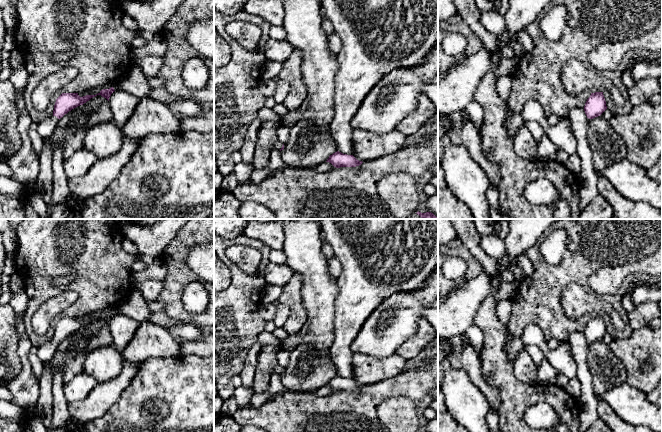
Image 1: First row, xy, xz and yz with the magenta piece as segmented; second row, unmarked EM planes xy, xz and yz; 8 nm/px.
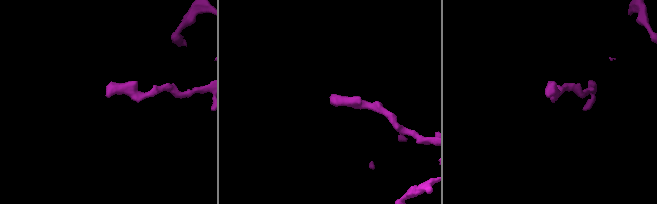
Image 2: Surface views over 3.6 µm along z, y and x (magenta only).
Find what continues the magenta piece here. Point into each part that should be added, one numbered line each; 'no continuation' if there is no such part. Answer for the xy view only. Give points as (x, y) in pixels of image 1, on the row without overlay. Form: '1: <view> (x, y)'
1: xy (45, 353)

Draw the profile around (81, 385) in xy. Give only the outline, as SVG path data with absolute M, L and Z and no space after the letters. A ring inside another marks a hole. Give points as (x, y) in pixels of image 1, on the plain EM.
M82 372L69 383L64 384L63 393L68 402L83 400L97 384L98 382L92 376Z

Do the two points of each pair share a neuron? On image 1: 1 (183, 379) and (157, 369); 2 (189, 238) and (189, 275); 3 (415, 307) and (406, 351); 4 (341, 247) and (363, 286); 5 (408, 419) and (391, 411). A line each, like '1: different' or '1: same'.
1: same
2: same
3: different
4: same
5: same

